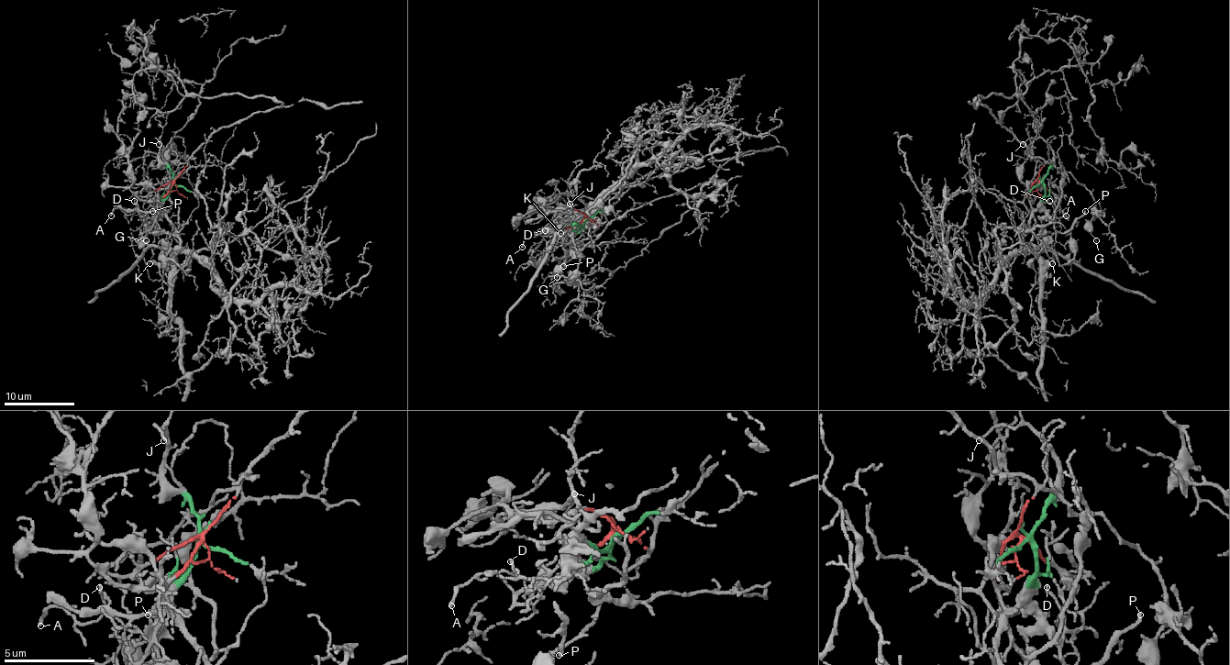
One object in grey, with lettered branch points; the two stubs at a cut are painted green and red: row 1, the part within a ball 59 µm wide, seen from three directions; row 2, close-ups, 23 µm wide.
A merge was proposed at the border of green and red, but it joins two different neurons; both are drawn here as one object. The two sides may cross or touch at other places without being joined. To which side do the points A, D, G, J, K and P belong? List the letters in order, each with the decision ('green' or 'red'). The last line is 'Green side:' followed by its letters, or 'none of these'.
A: green
D: green
G: red
J: green
K: green
P: green
Green side: A, D, J, K, P

